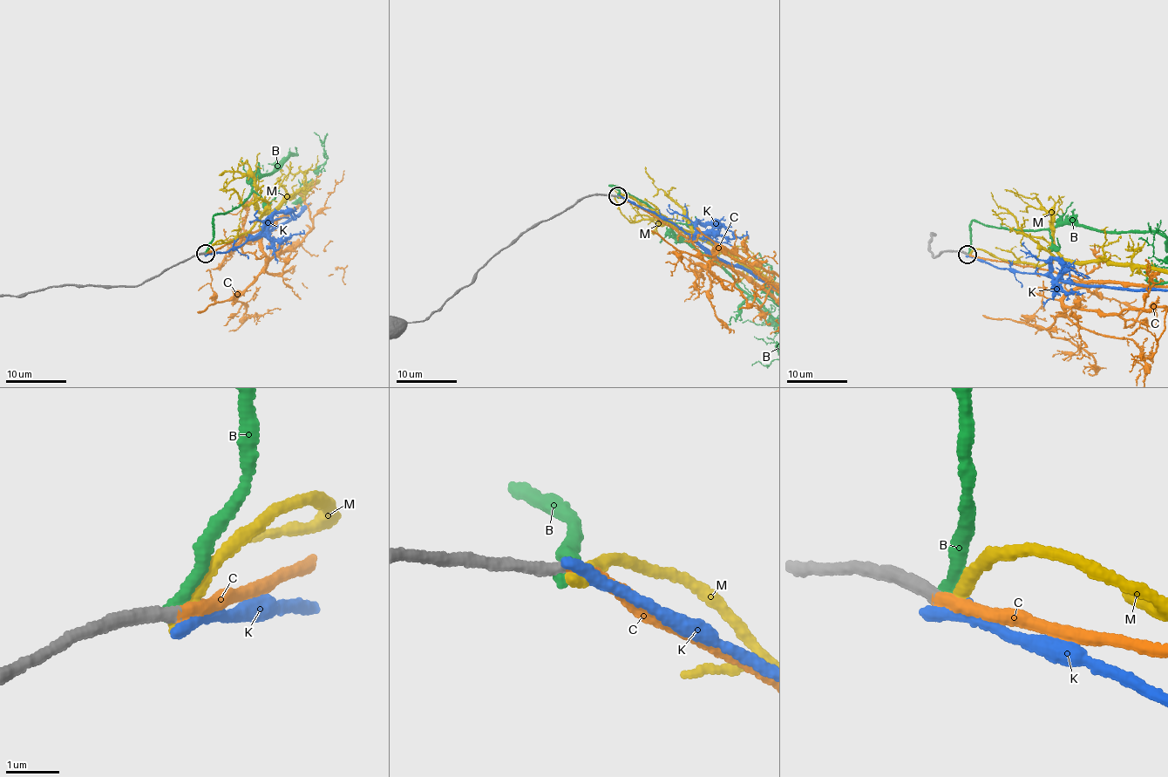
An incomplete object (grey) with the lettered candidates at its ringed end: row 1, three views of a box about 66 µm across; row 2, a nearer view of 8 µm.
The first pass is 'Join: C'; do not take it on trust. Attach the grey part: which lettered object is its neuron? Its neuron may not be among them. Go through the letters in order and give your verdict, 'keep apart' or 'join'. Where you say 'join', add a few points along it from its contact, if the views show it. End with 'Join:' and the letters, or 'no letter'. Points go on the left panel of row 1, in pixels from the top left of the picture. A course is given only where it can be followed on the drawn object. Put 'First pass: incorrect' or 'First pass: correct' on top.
First pass: correct
B: keep apart
C: join
K: keep apart
M: keep apart
Join: C

